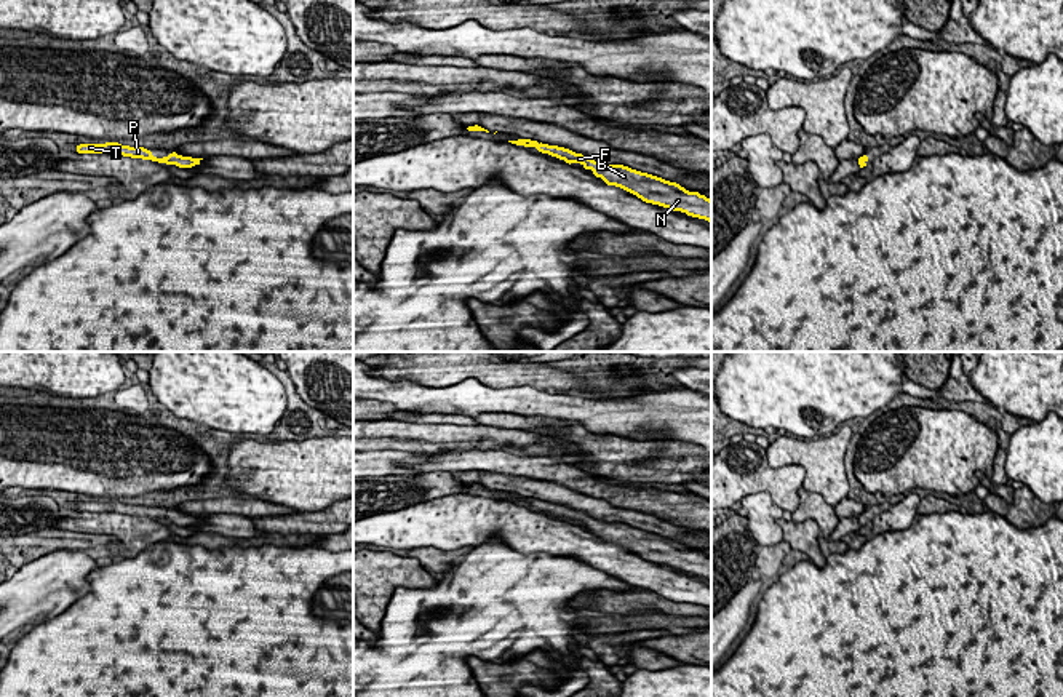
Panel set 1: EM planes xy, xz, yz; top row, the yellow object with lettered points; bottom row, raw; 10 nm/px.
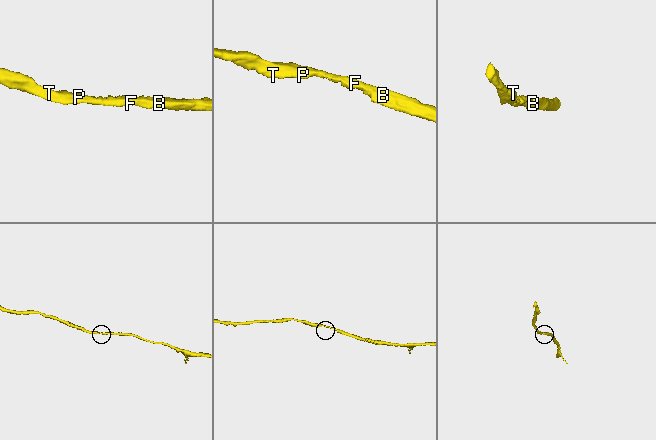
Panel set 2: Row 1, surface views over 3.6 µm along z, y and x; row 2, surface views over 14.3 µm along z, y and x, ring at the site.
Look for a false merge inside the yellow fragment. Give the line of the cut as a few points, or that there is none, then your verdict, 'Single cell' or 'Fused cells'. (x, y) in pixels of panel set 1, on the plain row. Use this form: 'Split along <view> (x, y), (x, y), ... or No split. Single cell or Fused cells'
No split. Single cell

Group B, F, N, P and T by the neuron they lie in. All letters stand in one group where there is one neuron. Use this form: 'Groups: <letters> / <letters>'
Groups: B F N P T

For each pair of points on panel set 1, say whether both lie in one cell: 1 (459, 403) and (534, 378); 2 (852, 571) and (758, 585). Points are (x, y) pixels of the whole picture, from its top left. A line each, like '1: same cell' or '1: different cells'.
1: different cells
2: different cells

